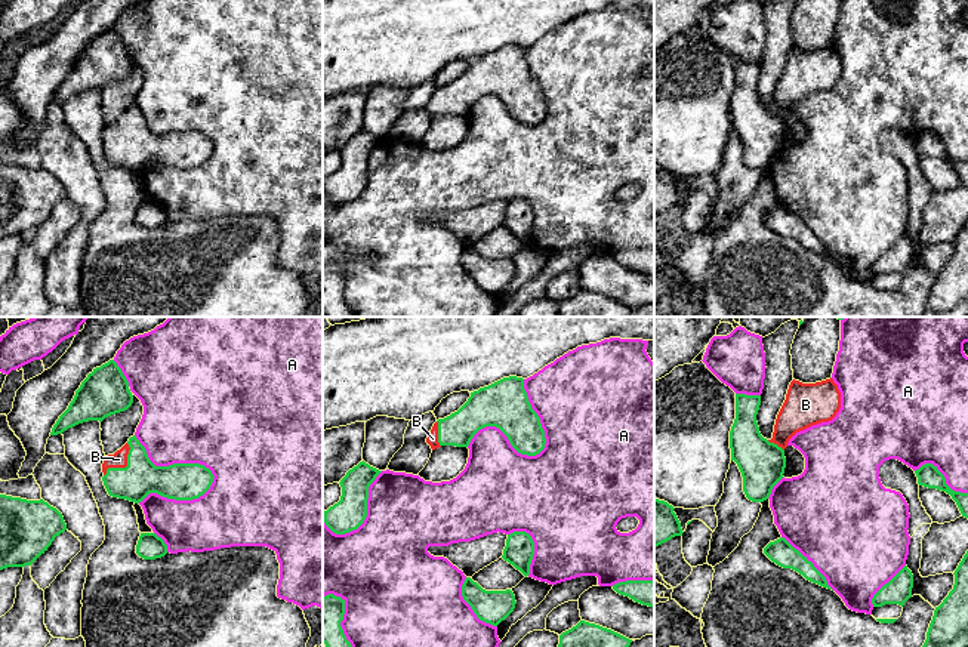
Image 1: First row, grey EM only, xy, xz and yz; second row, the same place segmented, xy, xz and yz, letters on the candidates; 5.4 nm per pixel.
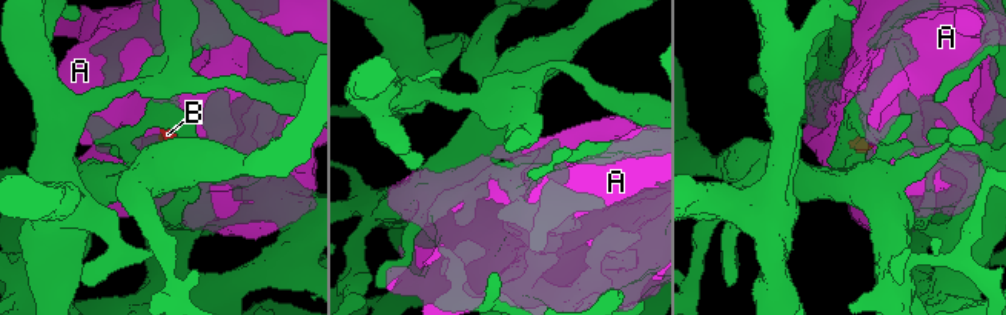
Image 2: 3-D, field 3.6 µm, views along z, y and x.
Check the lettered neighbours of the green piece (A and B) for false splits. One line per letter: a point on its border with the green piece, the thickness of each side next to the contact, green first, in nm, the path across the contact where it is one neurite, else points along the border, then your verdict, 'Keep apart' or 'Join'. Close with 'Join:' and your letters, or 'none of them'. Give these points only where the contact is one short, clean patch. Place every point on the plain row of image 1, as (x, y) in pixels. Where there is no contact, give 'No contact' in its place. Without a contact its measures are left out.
A: Touches green at xy (176, 132). Thickness 200 nm (green) against 480 nm. Keep apart
B: Touches green at xy (126, 135). Thickness 200 nm (green) against 90 nm. Path across: xy (141, 145), (136, 145), (126, 135), (119, 128). Join
Join: B

